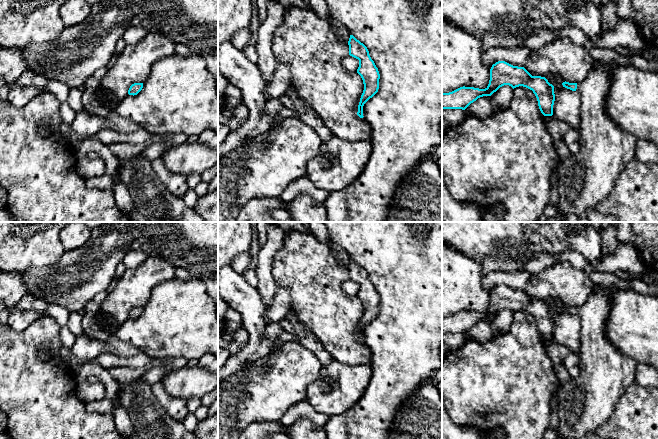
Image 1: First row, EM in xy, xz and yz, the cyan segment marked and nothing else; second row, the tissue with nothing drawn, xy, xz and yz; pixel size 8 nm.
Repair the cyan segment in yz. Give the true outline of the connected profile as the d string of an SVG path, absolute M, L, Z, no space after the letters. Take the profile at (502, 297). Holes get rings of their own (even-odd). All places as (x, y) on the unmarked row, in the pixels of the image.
M498 285L492 289L489 308L485 313L463 310L452 316L442 317L442 334L465 334L478 322L491 320L504 309L509 309L513 313L523 310L532 314L541 337L544 340L553 339L554 310L545 301L532 300L524 291L513 290L505 285Z

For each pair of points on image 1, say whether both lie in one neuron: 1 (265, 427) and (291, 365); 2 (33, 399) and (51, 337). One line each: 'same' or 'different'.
1: different
2: same

